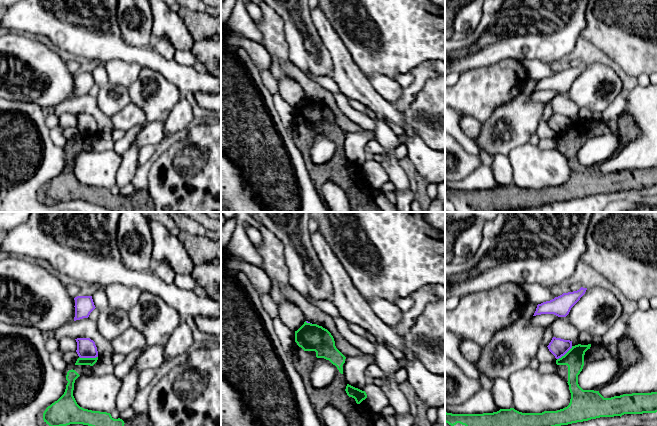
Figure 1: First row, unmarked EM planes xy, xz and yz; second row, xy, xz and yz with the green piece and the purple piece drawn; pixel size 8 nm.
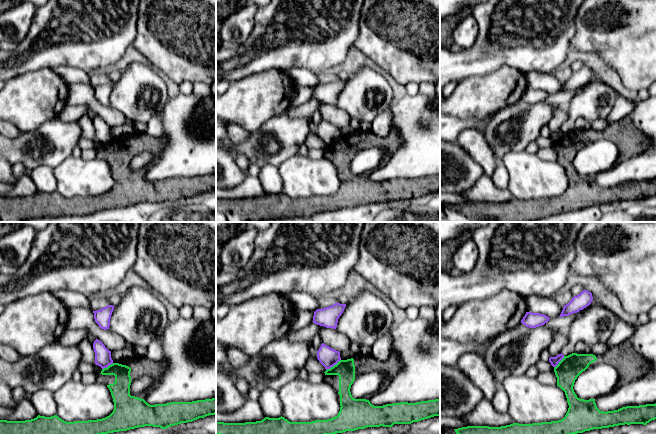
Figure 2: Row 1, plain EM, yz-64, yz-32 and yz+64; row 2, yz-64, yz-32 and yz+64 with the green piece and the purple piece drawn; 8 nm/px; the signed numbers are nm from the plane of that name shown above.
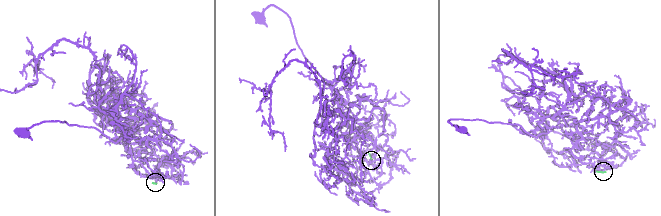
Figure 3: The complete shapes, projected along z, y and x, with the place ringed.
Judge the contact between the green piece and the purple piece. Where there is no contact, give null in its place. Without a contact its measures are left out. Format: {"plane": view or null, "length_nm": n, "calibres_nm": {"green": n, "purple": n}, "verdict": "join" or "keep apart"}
{"plane": "xy", "length_nm": 150, "calibres_nm": {"green": 60, "purple": 160}, "verdict": "keep apart"}

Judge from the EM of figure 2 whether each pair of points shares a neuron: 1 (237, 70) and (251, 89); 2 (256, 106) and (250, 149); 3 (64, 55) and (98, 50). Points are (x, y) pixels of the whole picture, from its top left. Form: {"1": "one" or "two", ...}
{"1": "two", "2": "two", "3": "one"}

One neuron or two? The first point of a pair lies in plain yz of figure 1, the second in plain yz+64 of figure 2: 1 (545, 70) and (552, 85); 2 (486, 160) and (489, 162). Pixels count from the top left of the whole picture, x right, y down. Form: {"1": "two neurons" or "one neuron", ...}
{"1": "one neuron", "2": "one neuron"}

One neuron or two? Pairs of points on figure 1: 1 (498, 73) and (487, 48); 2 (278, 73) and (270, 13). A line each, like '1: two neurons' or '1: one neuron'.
1: two neurons
2: one neuron

